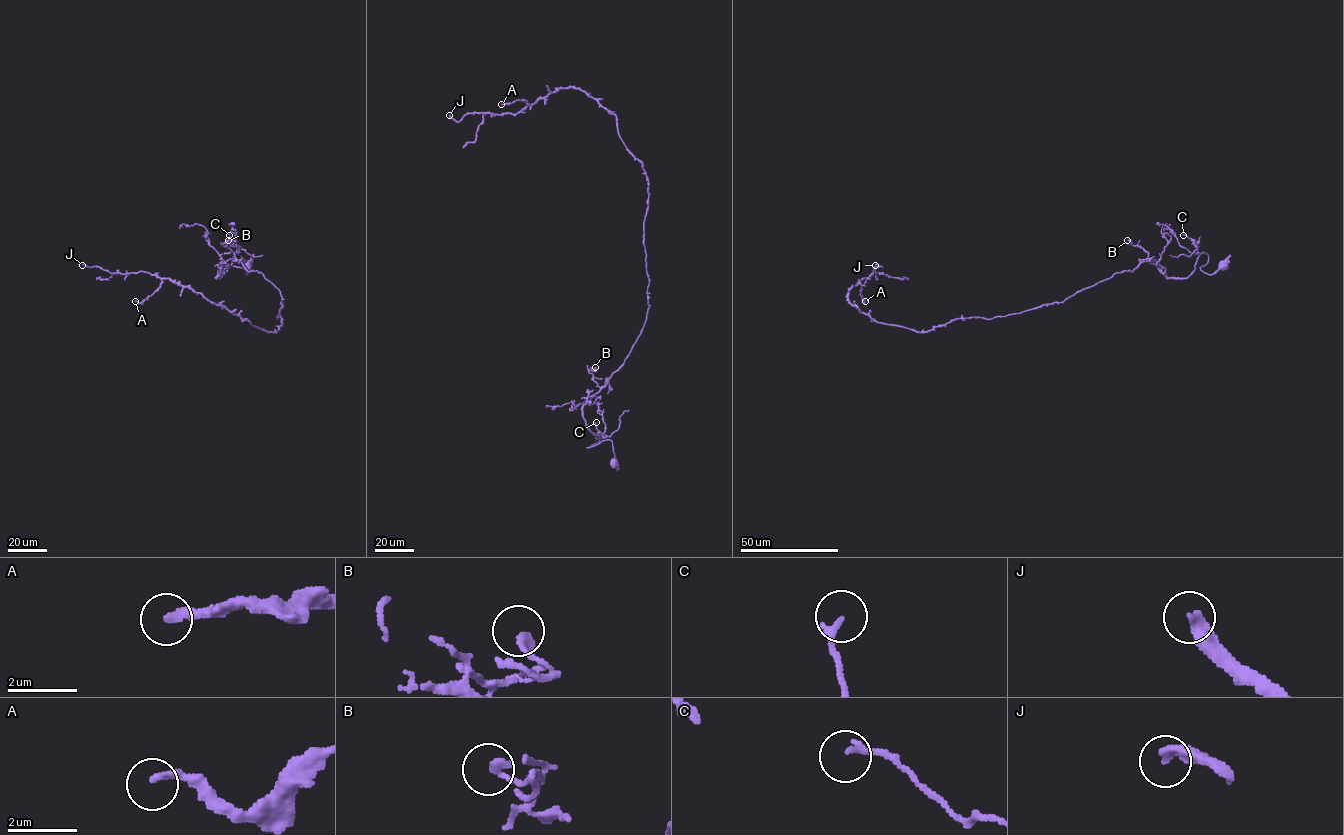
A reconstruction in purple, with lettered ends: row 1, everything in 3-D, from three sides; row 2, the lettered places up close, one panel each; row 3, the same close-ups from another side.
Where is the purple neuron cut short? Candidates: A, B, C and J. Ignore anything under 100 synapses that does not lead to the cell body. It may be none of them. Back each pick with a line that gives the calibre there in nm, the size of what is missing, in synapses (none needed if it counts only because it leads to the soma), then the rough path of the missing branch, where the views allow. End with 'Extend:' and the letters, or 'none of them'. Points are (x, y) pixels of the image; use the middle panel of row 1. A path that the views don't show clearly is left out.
J: calibre 360 nm; 120 synapses; course (449, 115), (445, 107), (448, 113), (456, 107), (471, 119), (466, 121)
Extend: J

